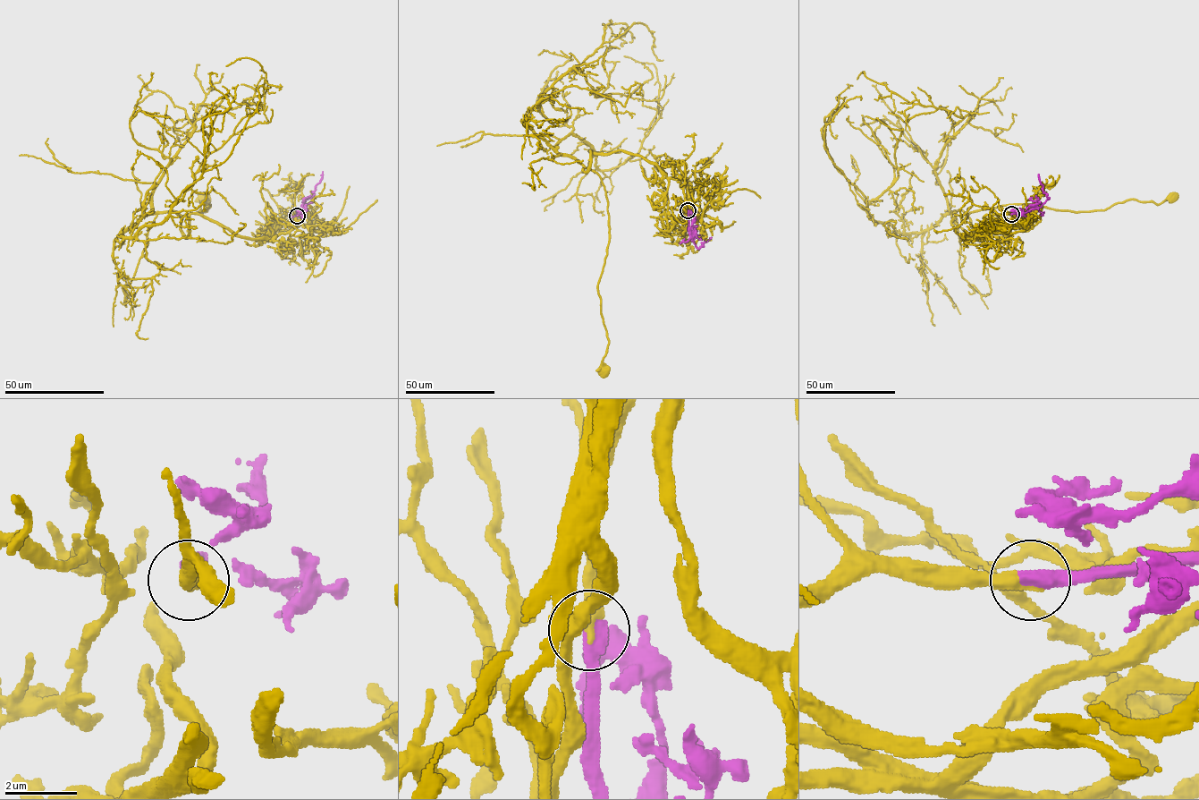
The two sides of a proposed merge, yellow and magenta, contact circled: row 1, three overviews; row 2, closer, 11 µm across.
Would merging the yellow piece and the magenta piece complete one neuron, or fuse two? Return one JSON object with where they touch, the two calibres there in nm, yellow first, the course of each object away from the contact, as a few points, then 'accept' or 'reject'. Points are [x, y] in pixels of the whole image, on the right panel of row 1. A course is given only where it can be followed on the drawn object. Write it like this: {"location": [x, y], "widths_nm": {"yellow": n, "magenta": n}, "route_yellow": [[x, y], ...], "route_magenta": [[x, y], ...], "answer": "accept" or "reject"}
{"location": [1011, 214], "widths_nm": {"yellow": 360, "magenta": 550}, "route_yellow": [[1011, 214], [973, 234], [951, 225], [953, 212], [972, 233], [971, 212], [1017, 203], [1092, 211], [1173, 197]], "route_magenta": [[1011, 214], [1029, 211], [1049, 199], [1042, 190], [1038, 174]], "answer": "accept"}

